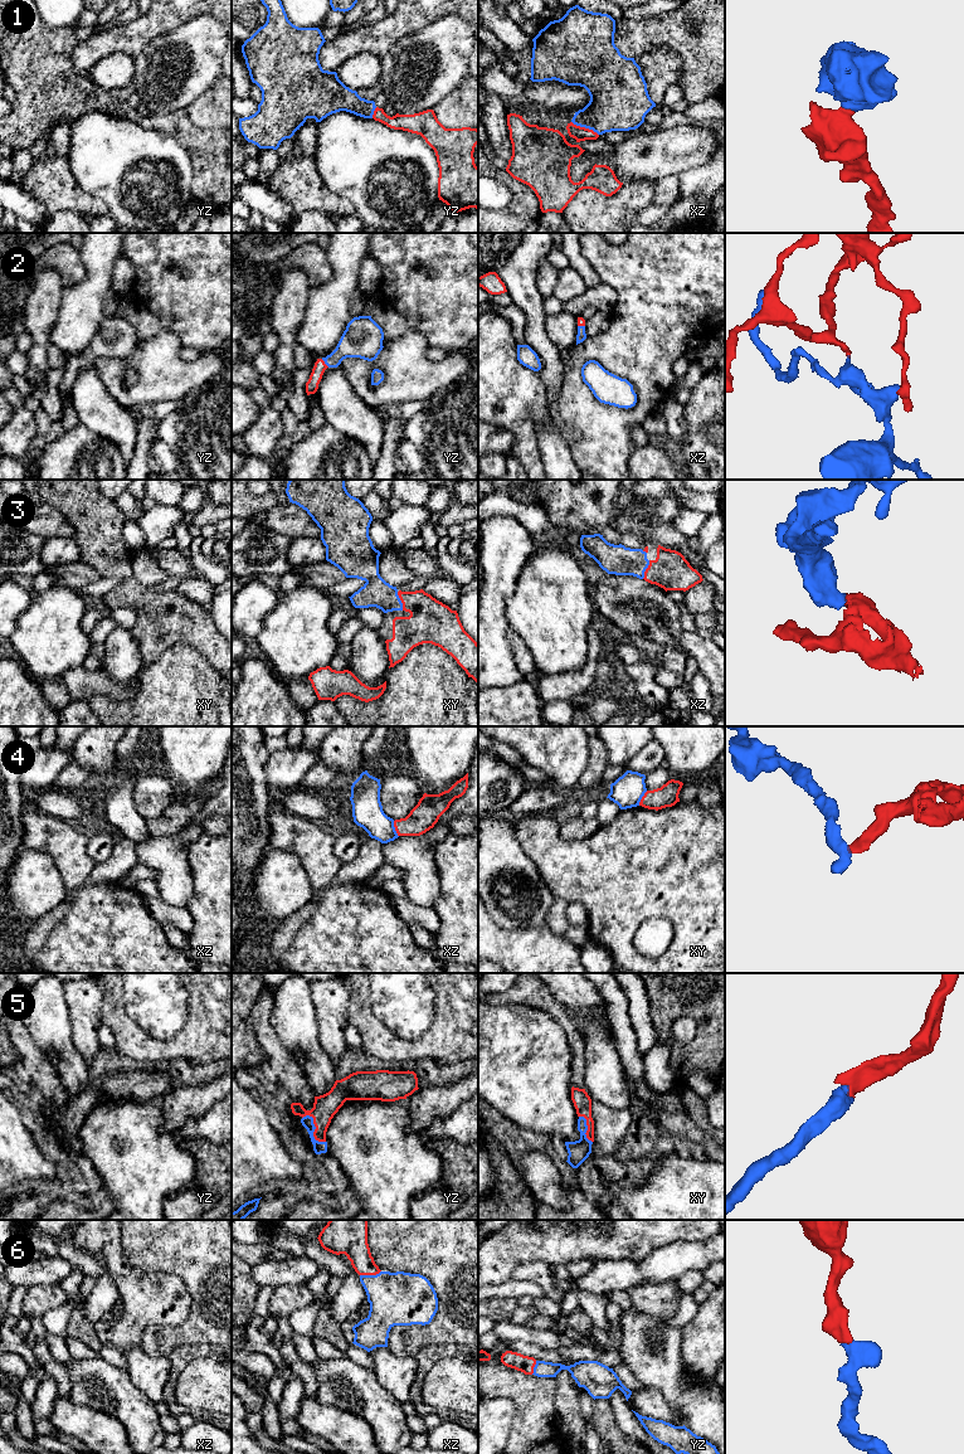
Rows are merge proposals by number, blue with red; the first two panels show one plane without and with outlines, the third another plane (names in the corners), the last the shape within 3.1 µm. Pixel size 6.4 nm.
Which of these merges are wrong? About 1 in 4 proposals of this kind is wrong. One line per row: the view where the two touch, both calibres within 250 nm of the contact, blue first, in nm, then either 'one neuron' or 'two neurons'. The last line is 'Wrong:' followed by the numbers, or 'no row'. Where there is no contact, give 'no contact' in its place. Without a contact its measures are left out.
1: contact in xz; calibres 340 and 100 nm; one neuron
2: contact in yz; calibres 200 and 80 nm; one neuron
3: contact in xy; calibres 180 and 280 nm; one neuron
4: contact in xz; calibres 190 and 170 nm; two neurons
5: contact in yz; calibres 80 and 160 nm; one neuron
6: contact in xz; calibres 340 and 190 nm; one neuron
Wrong: 4

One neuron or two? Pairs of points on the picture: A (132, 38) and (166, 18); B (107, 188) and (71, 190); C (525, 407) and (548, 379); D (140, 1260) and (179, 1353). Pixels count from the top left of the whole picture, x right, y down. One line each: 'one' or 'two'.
A: one
B: two
C: two
D: two

